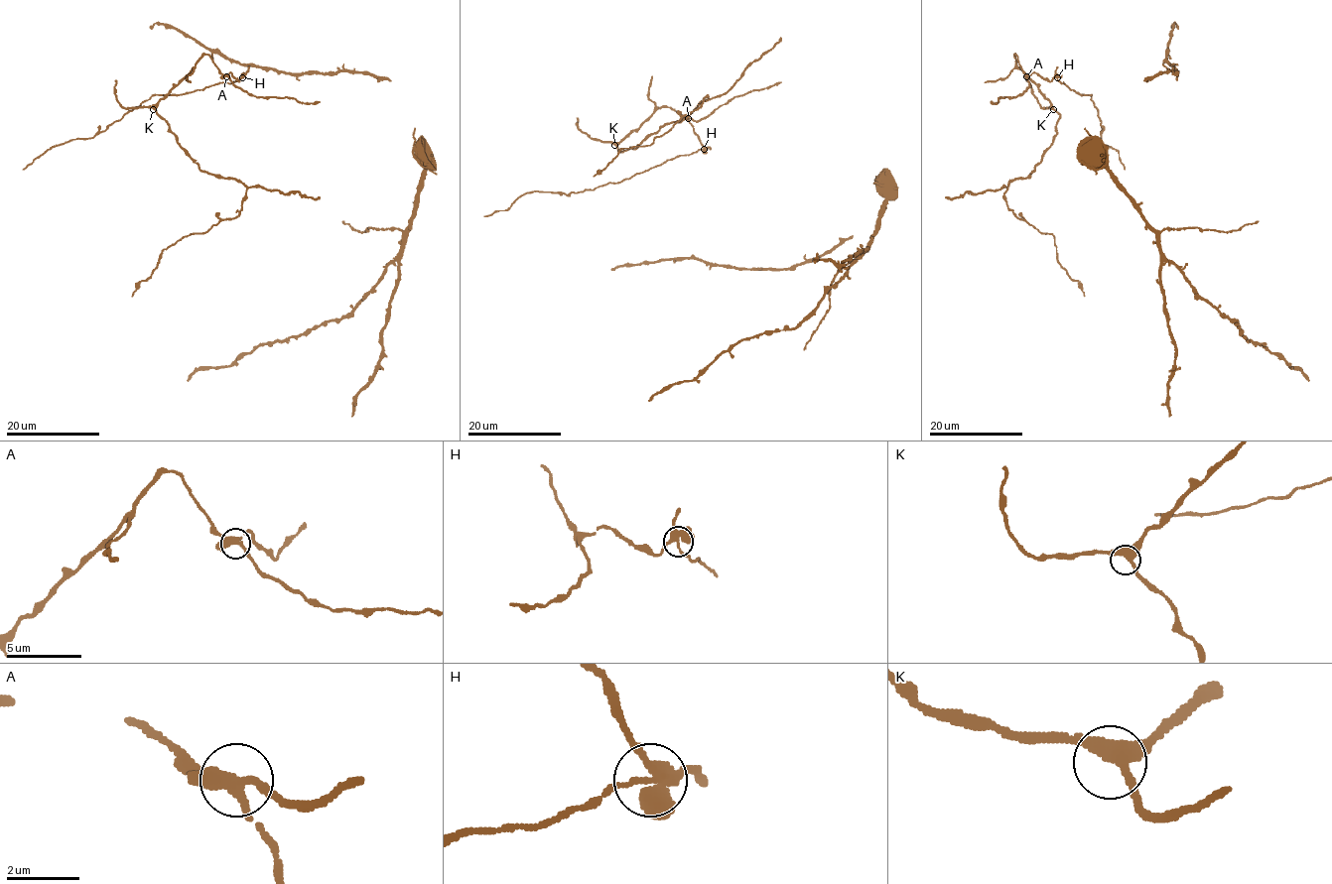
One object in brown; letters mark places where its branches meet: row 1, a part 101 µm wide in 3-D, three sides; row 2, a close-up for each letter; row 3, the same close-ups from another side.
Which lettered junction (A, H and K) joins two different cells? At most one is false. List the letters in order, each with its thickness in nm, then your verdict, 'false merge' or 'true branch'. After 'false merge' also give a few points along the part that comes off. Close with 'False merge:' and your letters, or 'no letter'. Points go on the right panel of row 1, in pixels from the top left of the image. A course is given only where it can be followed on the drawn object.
A: calibre 360 nm; true branch
H: calibre 300 nm; false merge; course (1056, 77), (1081, 95), (1092, 95), (1090, 99), (1099, 110), (1103, 130), (1100, 140), (1119, 152), (1125, 170)
K: calibre 400 nm; true branch
False merge: H

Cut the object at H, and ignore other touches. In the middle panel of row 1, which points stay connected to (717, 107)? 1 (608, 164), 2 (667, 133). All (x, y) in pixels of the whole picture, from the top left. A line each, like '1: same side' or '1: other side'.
1: same side
2: same side

